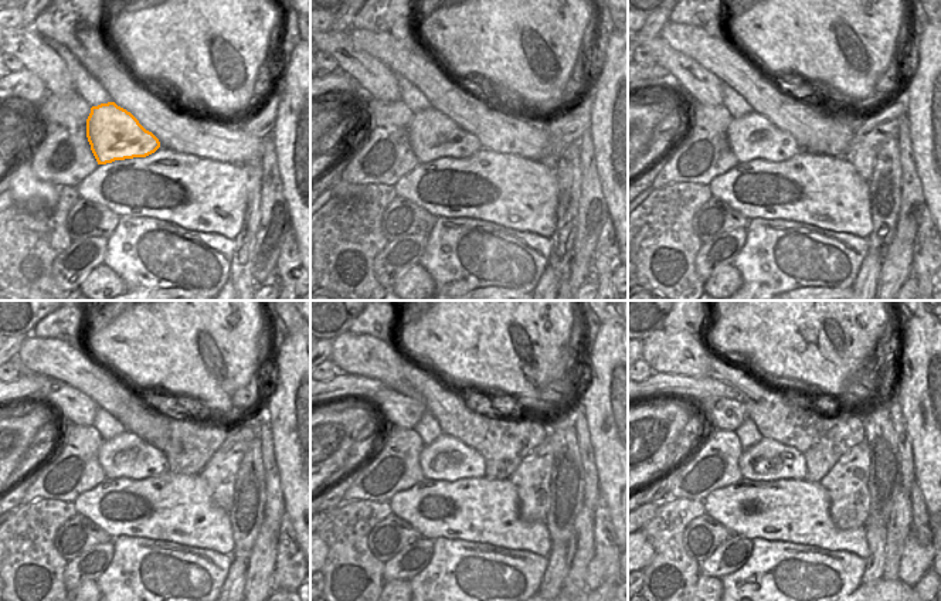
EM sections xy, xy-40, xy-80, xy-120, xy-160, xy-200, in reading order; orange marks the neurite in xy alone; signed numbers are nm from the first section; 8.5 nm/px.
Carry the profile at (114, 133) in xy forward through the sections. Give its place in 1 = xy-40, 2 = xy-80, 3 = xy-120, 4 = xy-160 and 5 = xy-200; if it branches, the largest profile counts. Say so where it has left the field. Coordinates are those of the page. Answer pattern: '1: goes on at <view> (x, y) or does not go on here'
1: goes on at xy-40 (432, 135)
2: goes on at xy-80 (751, 136)
3: goes on at xy-120 (126, 455)
4: goes on at xy-160 (447, 458)
5: goes on at xy-200 (768, 459)

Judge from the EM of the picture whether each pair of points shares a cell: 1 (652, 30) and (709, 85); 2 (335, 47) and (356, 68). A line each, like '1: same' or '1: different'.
1: different
2: same

